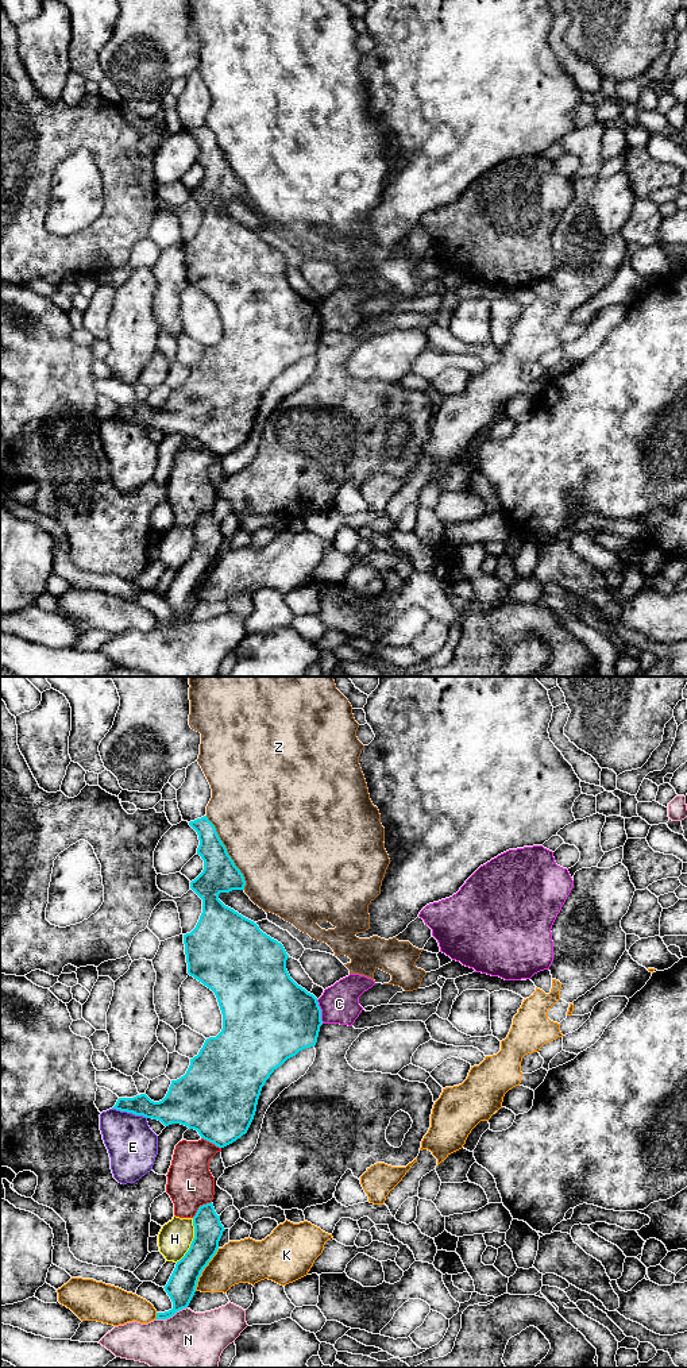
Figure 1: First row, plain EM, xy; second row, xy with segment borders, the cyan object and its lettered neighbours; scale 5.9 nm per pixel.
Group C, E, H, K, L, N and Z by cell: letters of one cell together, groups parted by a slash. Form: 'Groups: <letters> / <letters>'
Groups: C / E / H / K / L / N / Z

